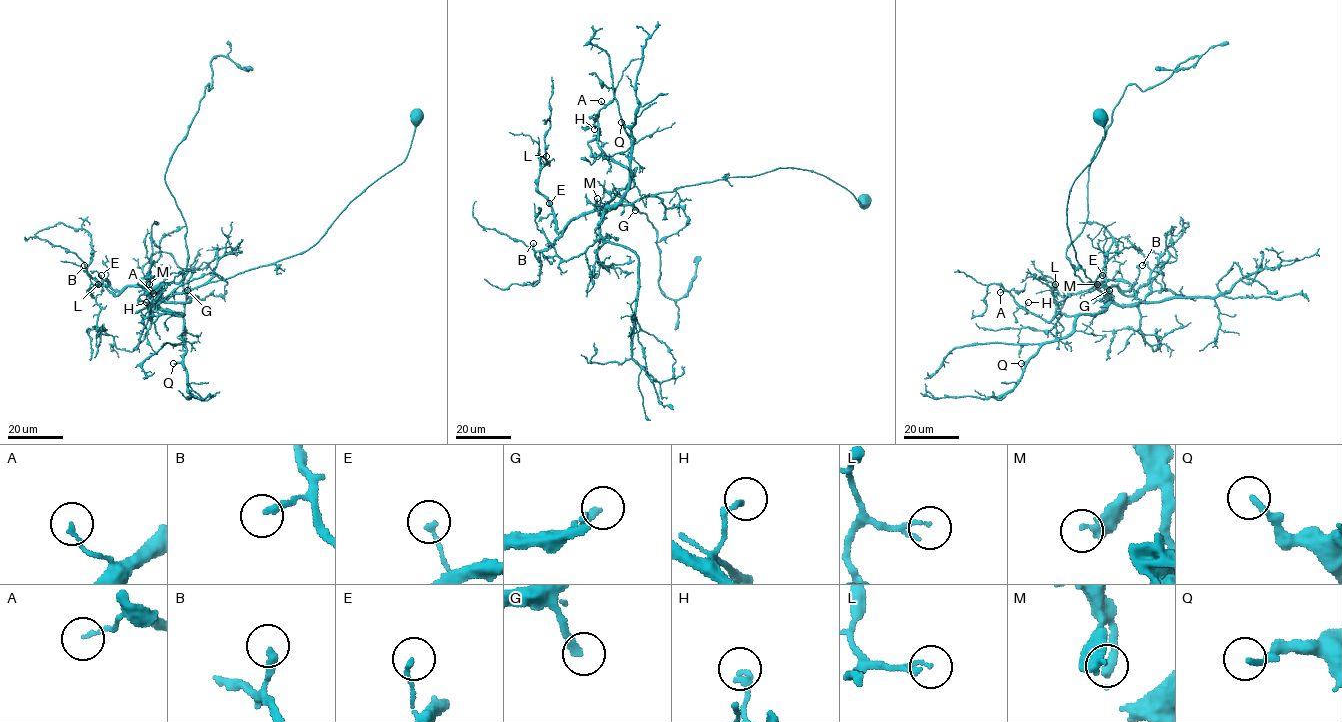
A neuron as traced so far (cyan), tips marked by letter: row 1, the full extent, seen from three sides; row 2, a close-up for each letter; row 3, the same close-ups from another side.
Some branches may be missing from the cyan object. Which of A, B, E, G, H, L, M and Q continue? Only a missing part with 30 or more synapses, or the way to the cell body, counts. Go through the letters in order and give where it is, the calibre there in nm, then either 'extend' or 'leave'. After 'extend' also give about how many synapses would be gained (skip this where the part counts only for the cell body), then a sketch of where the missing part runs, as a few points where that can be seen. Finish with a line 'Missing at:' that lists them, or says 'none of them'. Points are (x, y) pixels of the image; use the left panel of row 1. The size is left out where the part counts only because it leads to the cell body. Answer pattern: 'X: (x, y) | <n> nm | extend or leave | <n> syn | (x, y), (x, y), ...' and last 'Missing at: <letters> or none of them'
A: (153, 293) | 130 nm | leave
B: (84, 265) | 240 nm | leave
E: (101, 275) | 170 nm | leave
G: (187, 290) | 240 nm | extend | 35 syn | (187, 290), (204, 282)
H: (146, 302) | 180 nm | leave
L: (98, 284) | 90 nm | leave
M: (149, 284) | 360 nm | leave
Q: (173, 363) | 200 nm | leave
Missing at: G

